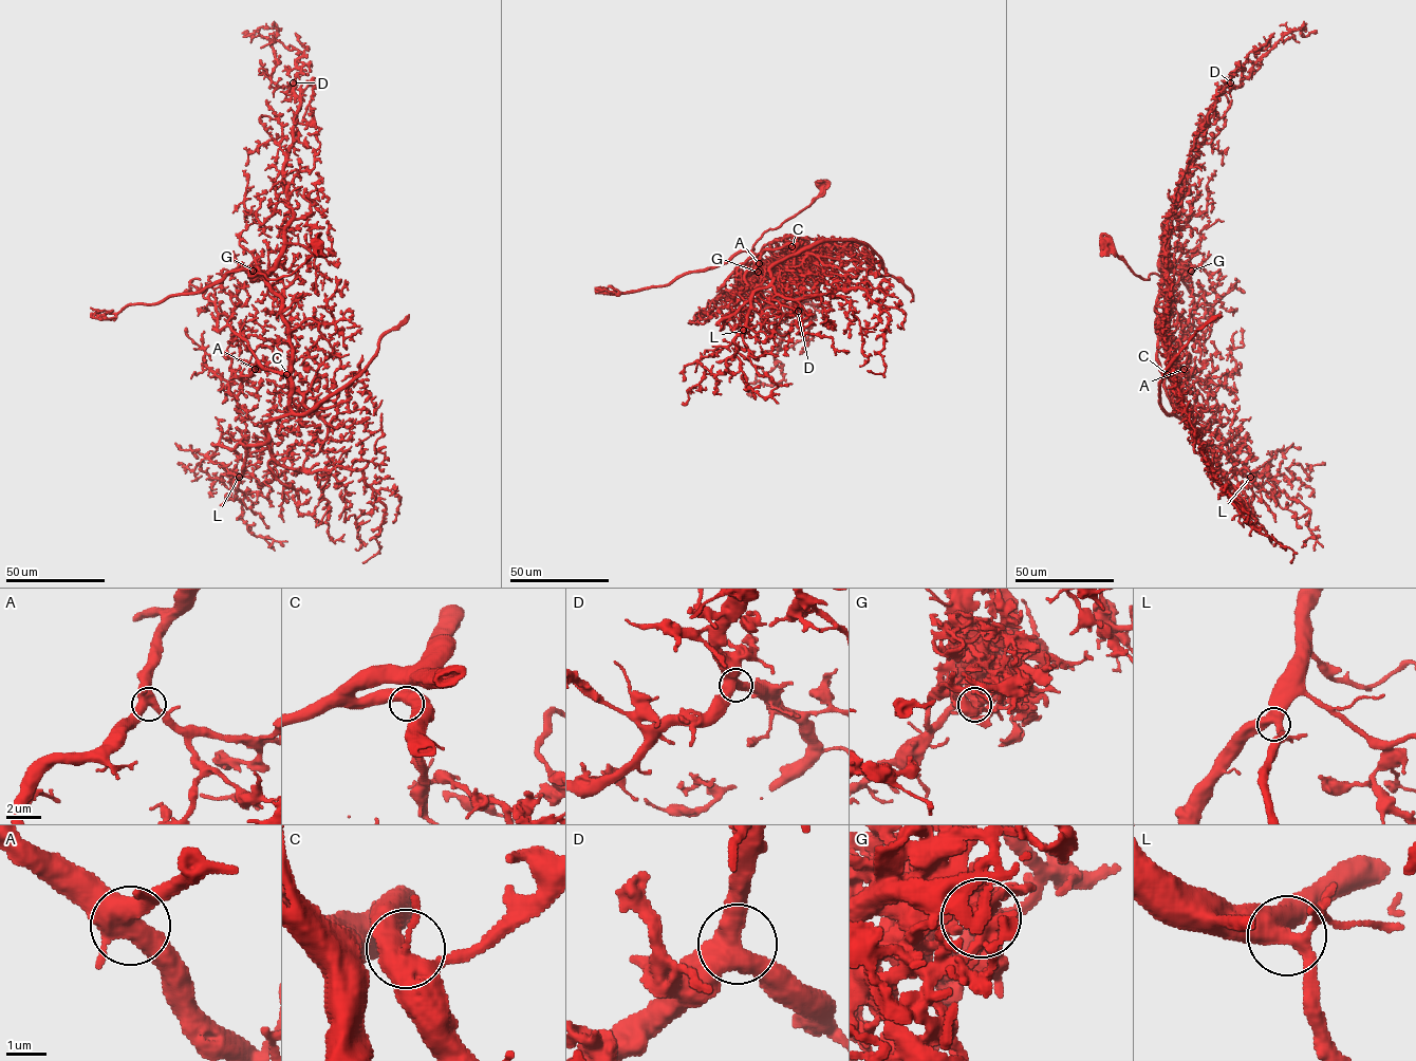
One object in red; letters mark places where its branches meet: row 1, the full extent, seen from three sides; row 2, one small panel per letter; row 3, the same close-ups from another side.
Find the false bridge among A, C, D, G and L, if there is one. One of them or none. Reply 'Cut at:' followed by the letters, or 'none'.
Cut at: G

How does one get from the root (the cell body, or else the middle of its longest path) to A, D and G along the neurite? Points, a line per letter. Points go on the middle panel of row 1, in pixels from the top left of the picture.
A: (822, 183), (807, 206), (757, 241), (751, 252), (759, 255), (767, 243), (796, 237), (766, 248), (759, 263)
D: (822, 183), (751, 252), (778, 239), (797, 247), (788, 270), (804, 294), (798, 311)
G: (822, 183), (821, 193), (807, 206), (778, 227), (766, 230), (757, 241), (751, 252), (758, 272)

